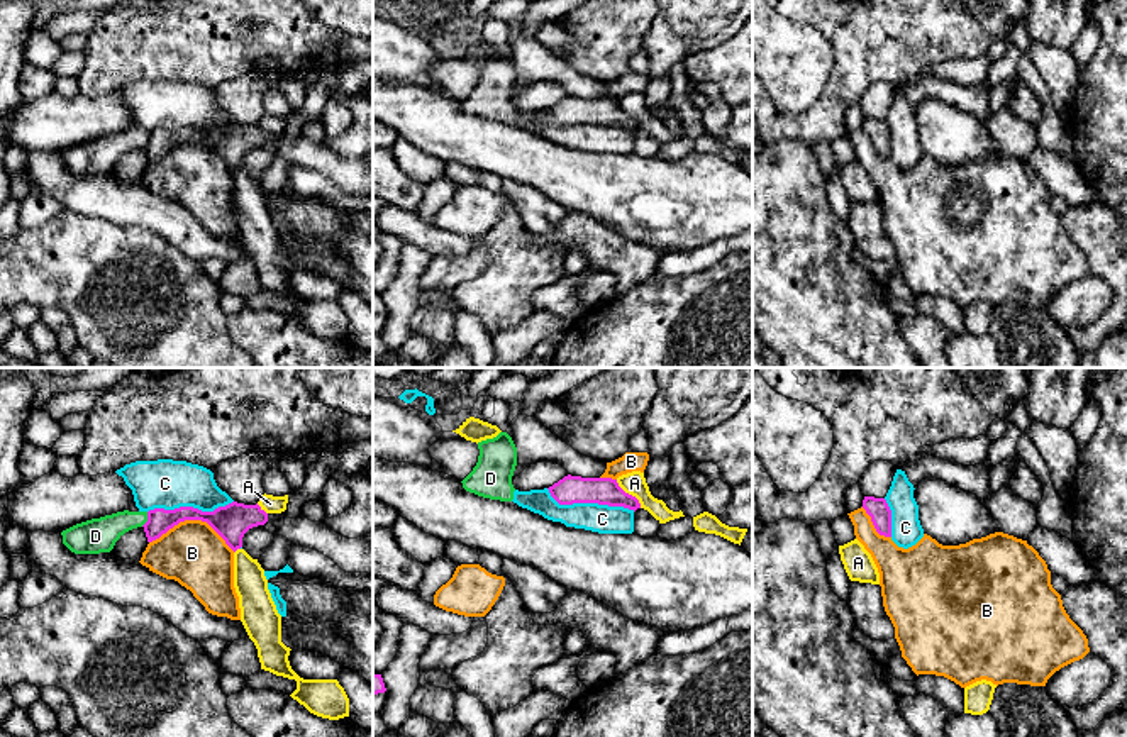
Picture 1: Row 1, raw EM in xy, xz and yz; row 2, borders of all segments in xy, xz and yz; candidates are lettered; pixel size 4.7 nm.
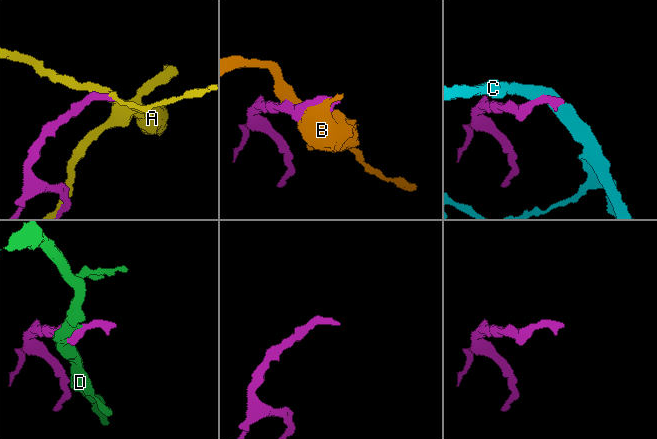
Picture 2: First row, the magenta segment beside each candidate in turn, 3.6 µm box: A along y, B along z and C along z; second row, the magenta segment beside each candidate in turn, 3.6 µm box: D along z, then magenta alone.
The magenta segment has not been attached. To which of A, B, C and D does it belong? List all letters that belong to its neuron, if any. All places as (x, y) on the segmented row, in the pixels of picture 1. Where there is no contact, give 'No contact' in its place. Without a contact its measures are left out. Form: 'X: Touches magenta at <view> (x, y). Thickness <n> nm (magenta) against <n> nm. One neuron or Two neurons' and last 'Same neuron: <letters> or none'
A: Touches magenta at xz (627, 493). Thickness 130 nm (magenta) against 110 nm. Two neurons
B: Touches magenta at xy (192, 519). Thickness 170 nm (magenta) against 300 nm. Two neurons
C: Touches magenta at xz (590, 502). Thickness 130 nm (magenta) against 140 nm. Two neurons
D: Touches magenta at xy (148, 519). Thickness 120 nm (magenta) against 160 nm. Two neurons
Same neuron: none

